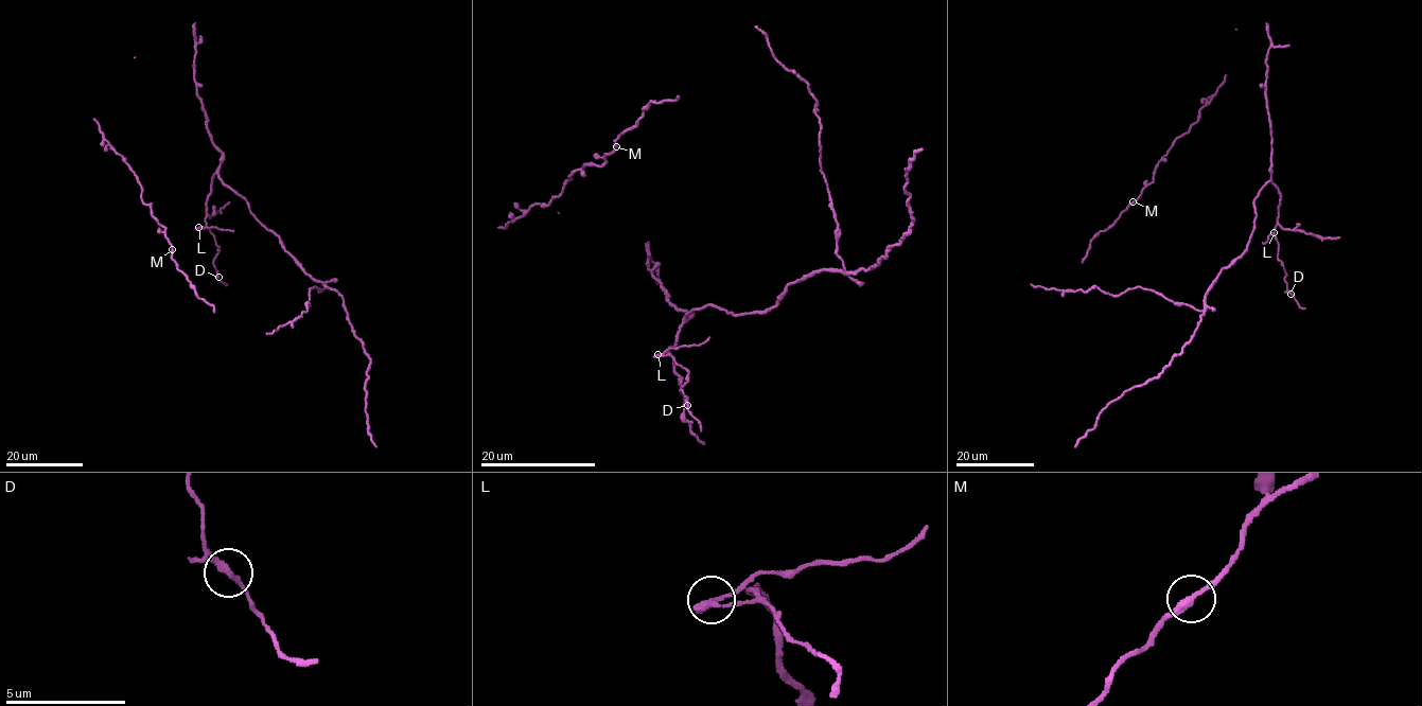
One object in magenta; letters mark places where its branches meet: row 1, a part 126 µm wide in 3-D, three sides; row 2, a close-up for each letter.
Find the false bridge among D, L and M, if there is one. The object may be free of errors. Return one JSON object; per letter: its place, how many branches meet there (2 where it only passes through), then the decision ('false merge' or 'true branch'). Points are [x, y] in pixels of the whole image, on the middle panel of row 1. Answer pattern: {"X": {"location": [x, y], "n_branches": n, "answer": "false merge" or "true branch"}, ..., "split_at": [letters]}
{"D": {"location": [687, 405], "n_branches": 2, "answer": "true branch"}, "L": {"location": [657, 354], "n_branches": 2, "answer": "false merge"}, "M": {"location": [616, 146], "n_branches": 2, "answer": "true branch"}, "split_at": ["L"]}

